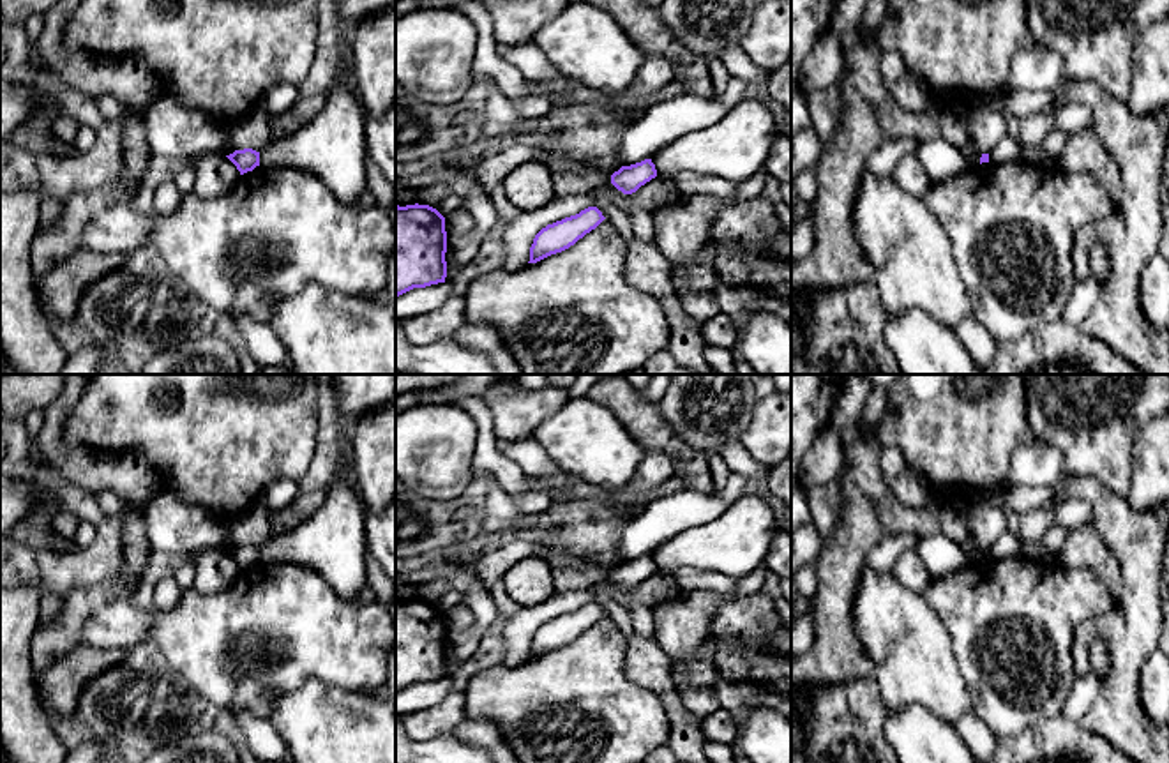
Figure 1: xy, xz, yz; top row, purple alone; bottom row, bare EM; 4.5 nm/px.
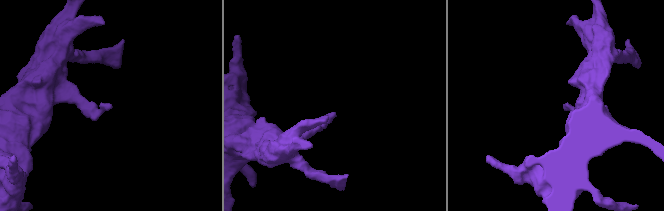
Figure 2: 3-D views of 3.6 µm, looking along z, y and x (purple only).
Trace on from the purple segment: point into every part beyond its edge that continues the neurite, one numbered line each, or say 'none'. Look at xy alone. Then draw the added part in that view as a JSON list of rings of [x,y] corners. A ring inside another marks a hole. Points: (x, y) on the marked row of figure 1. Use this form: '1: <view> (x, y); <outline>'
none

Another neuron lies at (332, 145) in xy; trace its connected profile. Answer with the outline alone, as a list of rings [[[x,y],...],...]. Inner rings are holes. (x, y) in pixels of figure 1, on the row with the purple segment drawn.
[[[339,69],[330,92],[325,95],[323,110],[307,125],[261,148],[260,164],[313,173],[332,191],[341,207],[362,210],[358,201],[369,191],[366,129],[367,124],[357,85],[350,79],[346,69]]]

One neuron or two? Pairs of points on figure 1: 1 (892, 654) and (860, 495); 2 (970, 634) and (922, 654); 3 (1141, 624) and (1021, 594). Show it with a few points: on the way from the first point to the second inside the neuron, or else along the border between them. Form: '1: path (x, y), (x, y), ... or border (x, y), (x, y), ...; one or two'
1: border (864, 564), (853, 608); two
2: border (929, 606), (950, 638), (950, 649), (963, 682); two
3: border (1116, 603), (1109, 615); two

